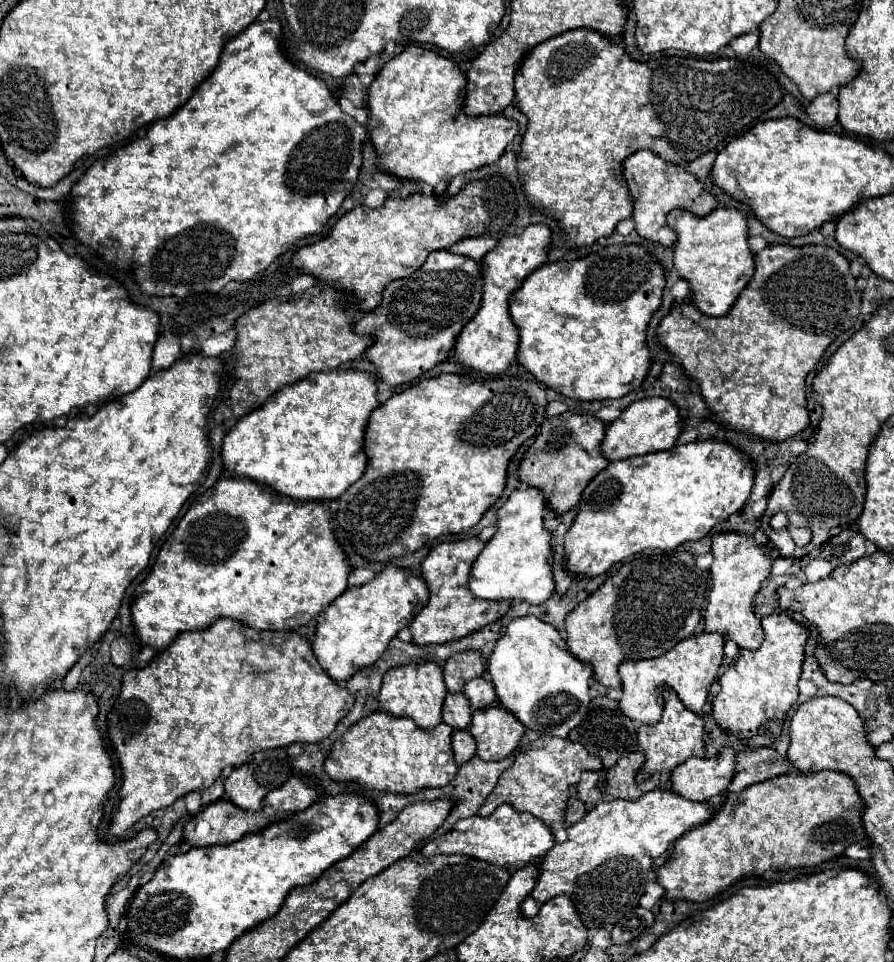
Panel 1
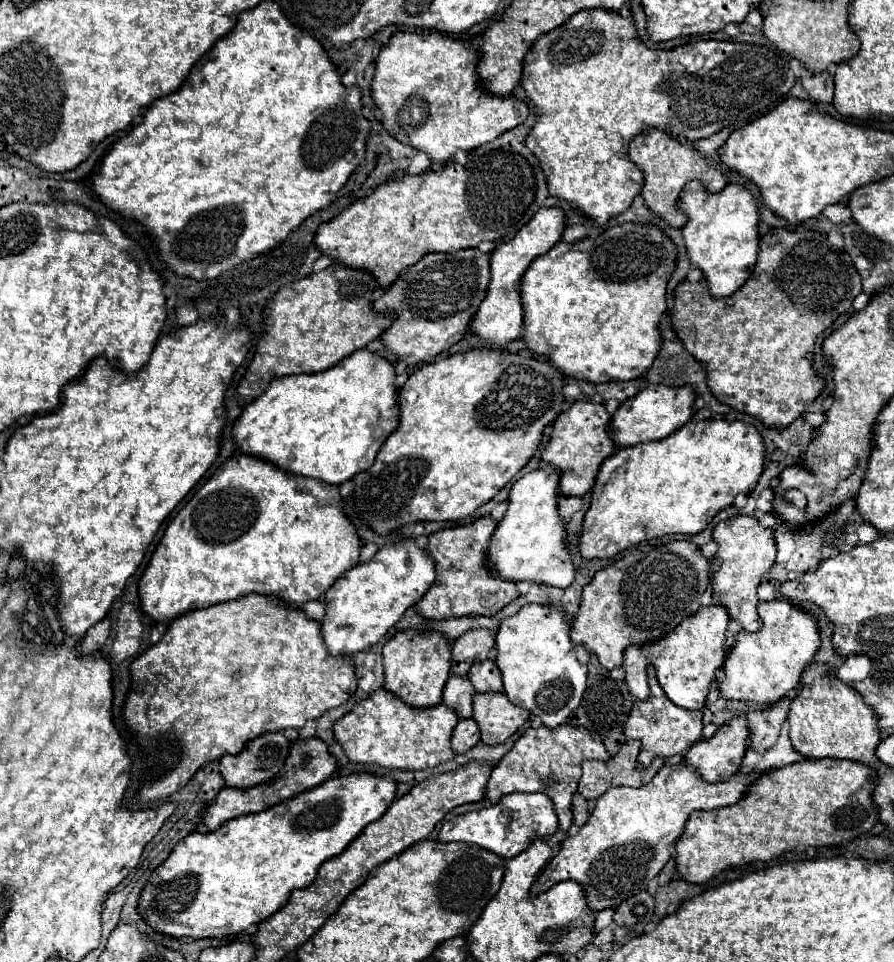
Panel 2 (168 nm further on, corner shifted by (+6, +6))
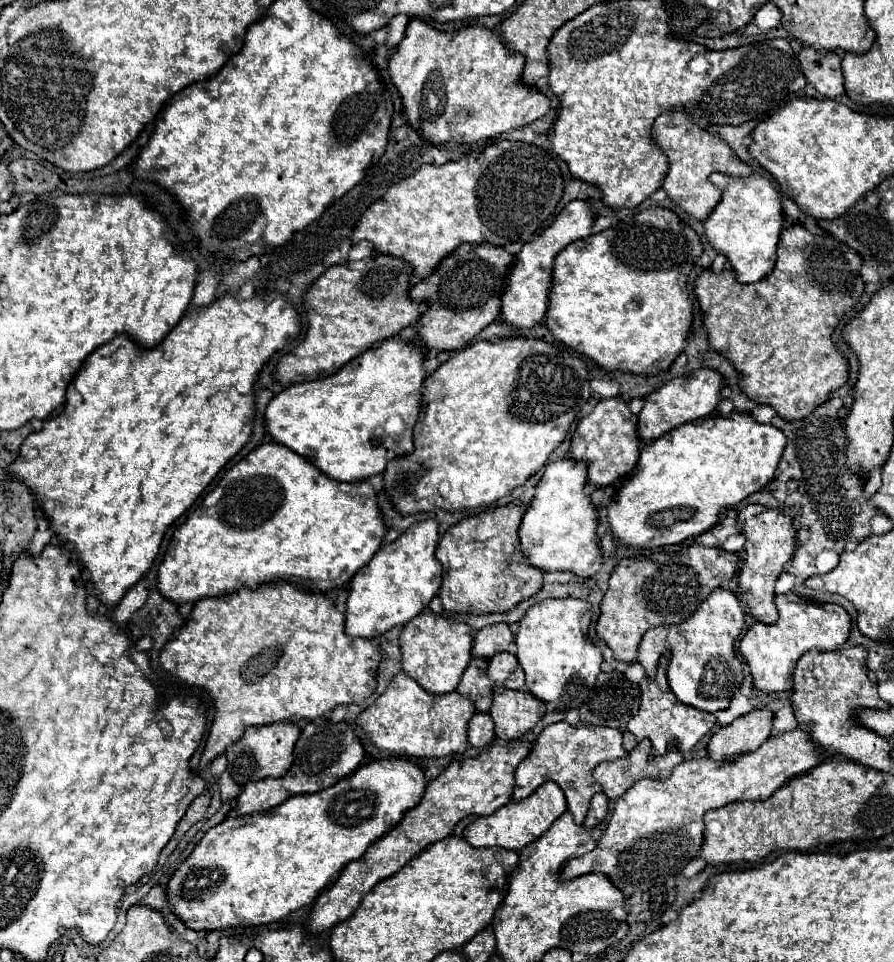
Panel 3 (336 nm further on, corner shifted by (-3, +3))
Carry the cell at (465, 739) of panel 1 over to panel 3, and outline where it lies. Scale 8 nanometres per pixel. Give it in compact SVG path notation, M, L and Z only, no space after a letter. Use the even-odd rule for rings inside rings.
M475 713L473 719L469 721L469 743L473 747L487 747L495 741L495 729L493 729L493 719L489 713Z

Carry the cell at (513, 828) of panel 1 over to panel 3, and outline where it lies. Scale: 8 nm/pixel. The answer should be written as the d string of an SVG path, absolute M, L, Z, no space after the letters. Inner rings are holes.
M549 781L541 787L537 787L537 791L533 795L529 795L521 801L511 801L511 803L503 805L501 809L497 809L493 815L475 819L465 829L465 839L473 847L503 847L503 849L521 851L525 845L535 841L537 837L541 837L551 827L551 823L565 811L567 811L567 801L565 801L561 787L553 781Z

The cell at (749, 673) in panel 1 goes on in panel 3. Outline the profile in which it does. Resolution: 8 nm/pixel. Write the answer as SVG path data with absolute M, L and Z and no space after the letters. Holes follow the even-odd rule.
M797 591L777 595L775 605L779 609L777 623L775 625L753 623L739 643L739 651L751 669L755 689L763 693L789 691L793 687L795 663L803 653L807 653L809 649L835 651L847 641L851 631L851 617L841 605L815 603L801 597Z

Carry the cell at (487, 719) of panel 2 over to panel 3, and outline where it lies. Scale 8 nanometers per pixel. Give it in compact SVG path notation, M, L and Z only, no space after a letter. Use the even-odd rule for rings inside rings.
M495 685L489 715L495 723L497 737L501 741L515 741L537 725L545 709L547 705L535 695L529 695L529 691L513 691L509 687Z

